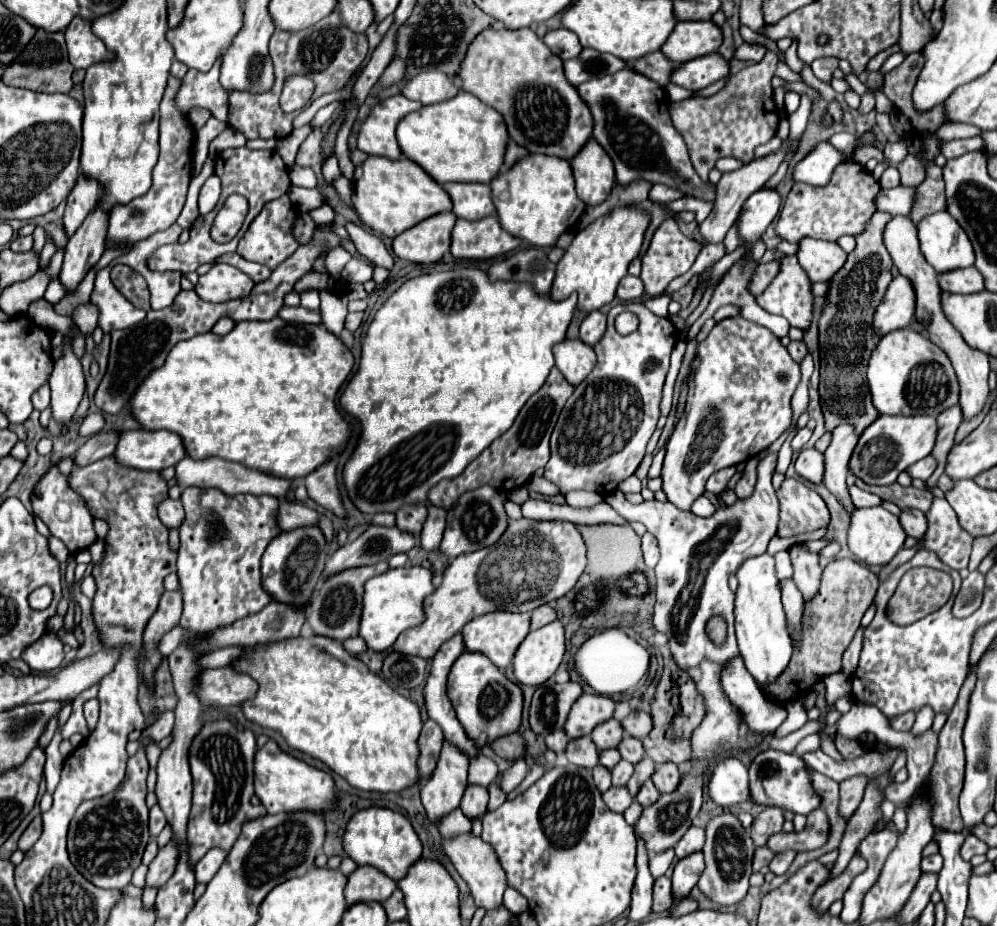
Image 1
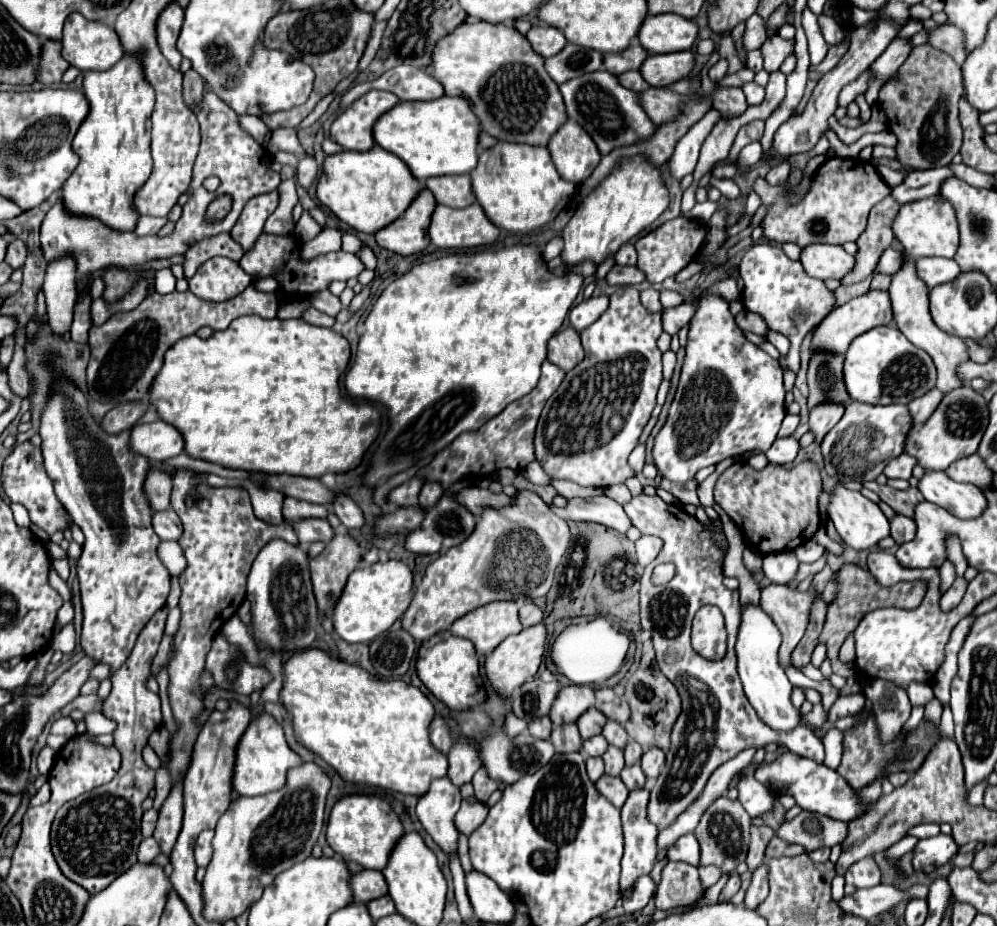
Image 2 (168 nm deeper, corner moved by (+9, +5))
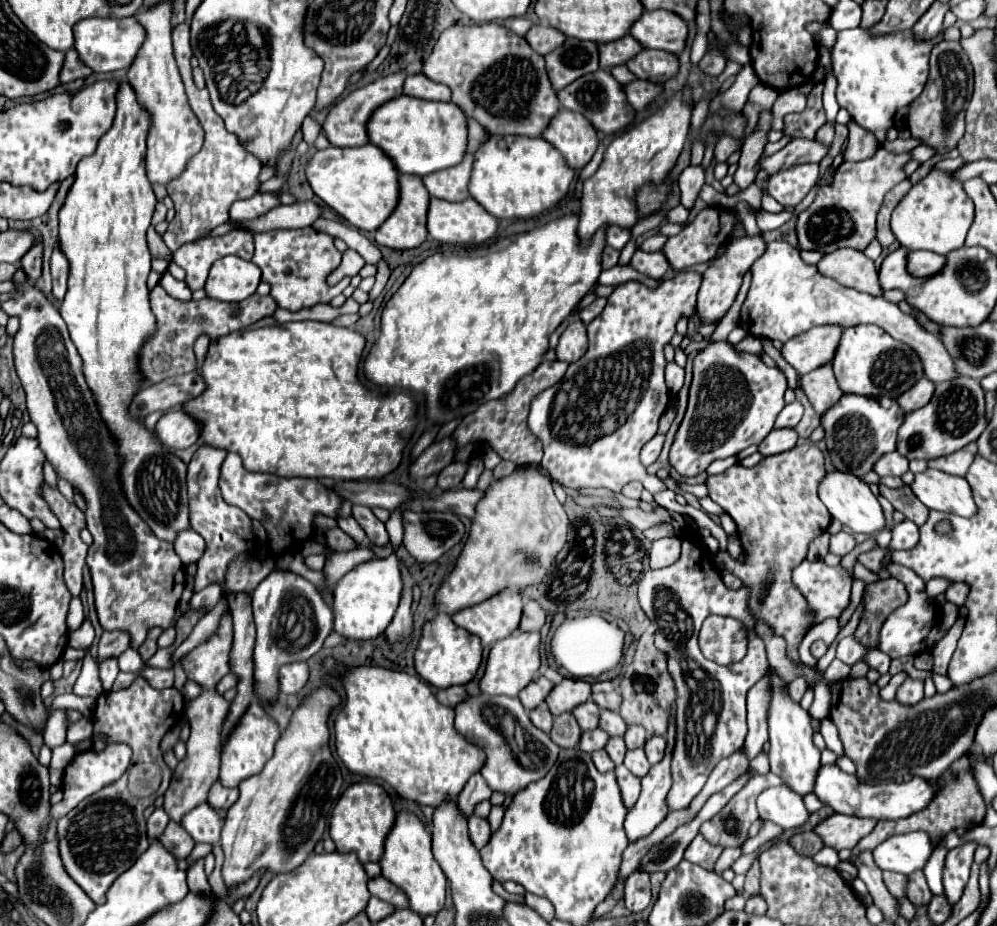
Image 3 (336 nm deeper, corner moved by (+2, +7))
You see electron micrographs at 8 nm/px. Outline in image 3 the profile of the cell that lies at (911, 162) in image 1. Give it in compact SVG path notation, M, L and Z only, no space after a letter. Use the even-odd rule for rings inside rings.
M943 41L941 45L937 45L937 49L933 49L931 73L921 97L917 97L917 101L909 105L907 125L911 129L911 135L921 137L925 145L937 149L939 155L955 149L965 131L965 109L971 101L971 95L973 67L969 63L967 53L961 47L961 41Z

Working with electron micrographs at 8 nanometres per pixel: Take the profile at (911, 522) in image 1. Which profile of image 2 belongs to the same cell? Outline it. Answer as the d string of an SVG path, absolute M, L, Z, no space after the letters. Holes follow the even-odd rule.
M896 513L896 515L892 517L890 529L892 529L890 535L892 535L892 539L894 539L898 545L914 539L914 535L916 535L916 523L914 523L914 519L910 519L910 517L906 517L906 515L900 515L900 513Z

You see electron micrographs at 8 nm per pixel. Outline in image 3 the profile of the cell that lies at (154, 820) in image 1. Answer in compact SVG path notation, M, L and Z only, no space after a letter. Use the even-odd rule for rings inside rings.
M157 807L157 809L151 813L151 817L147 819L147 835L149 835L149 839L157 839L157 837L165 831L167 823L169 823L167 813L165 813L161 807Z

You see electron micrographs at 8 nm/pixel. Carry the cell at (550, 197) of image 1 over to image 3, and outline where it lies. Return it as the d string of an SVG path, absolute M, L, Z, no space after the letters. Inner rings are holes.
M489 135L489 139L475 153L469 195L493 217L529 219L547 211L563 195L567 195L571 181L573 169L543 137Z

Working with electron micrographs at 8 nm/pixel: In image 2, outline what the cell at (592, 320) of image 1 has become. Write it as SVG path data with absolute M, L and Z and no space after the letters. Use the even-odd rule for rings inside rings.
M586 299L570 311L570 325L580 333L608 309L608 299Z

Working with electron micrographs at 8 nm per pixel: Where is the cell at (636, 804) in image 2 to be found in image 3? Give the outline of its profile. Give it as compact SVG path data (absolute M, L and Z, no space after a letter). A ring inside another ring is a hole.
M673 711L669 715L667 729L667 751L663 761L655 763L649 773L641 779L641 797L633 809L629 809L625 819L625 833L629 841L641 839L649 835L669 813L667 809L667 793L671 789L671 755L675 747L675 717Z

